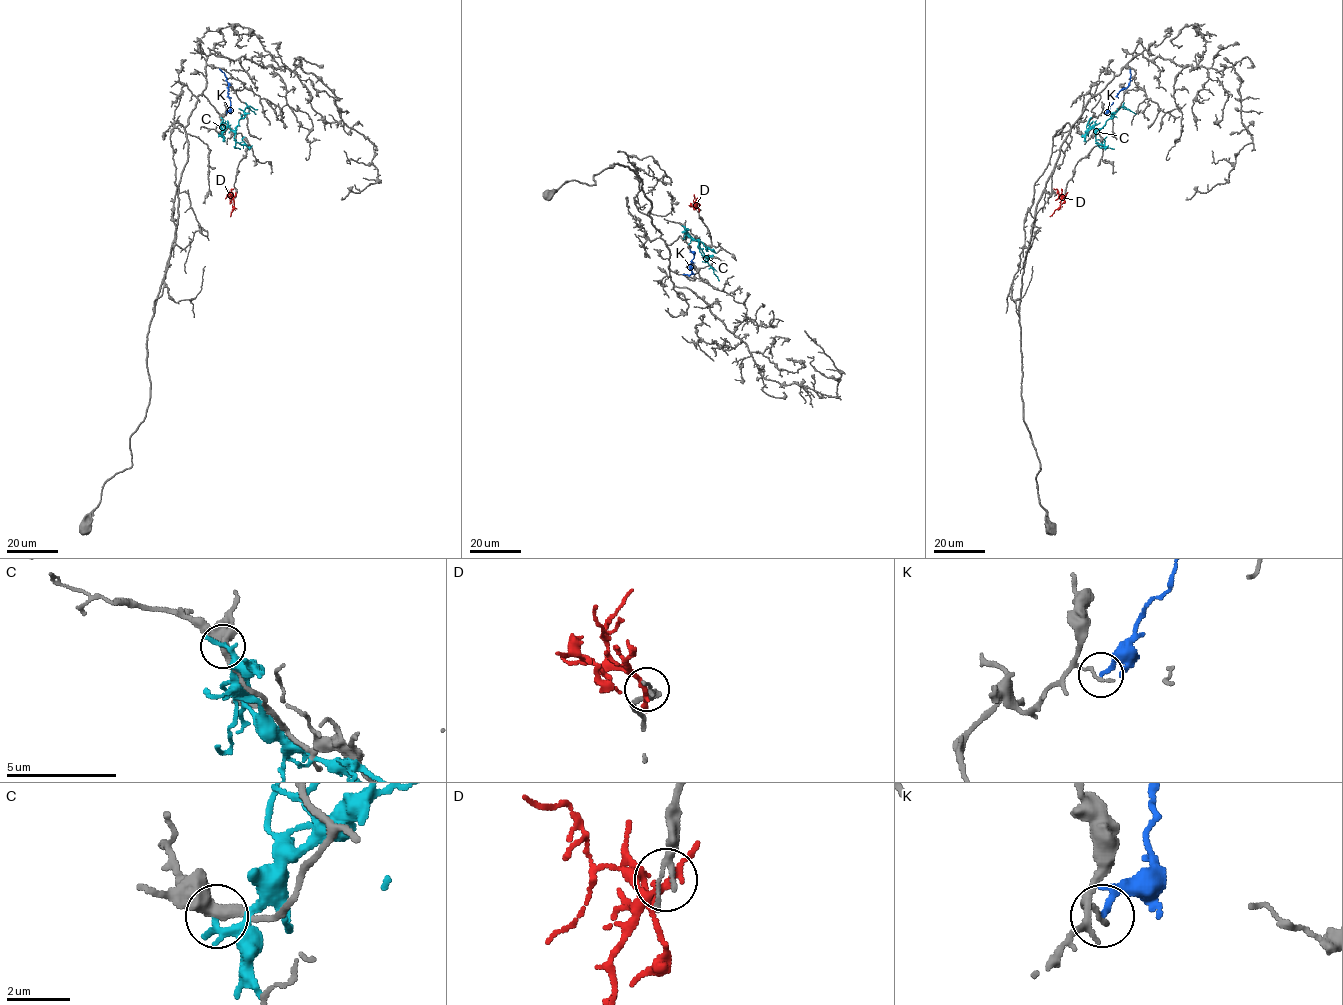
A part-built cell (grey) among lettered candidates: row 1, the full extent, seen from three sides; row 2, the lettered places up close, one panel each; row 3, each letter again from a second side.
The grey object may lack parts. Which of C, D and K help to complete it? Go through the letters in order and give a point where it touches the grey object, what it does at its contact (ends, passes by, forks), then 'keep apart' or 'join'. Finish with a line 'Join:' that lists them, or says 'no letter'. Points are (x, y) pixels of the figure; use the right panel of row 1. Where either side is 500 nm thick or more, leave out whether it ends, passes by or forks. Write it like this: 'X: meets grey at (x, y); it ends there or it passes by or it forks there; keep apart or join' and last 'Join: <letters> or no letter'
C: meets grey at (1082, 135); it passes by; keep apart
D: meets grey at (1065, 195); it passes by; keep apart
K: meets grey at (1105, 113); it passes by; keep apart
Join: no letter

